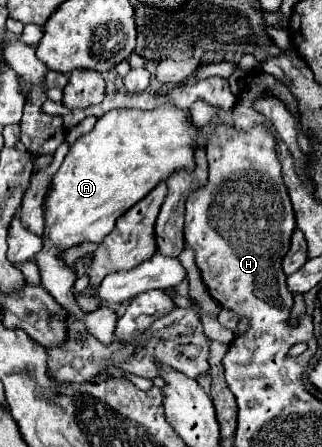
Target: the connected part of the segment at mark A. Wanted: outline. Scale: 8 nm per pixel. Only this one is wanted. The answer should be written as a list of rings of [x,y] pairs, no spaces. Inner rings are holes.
[[[125,108],[111,110],[97,120],[89,134],[81,136],[69,148],[61,168],[53,176],[51,190],[43,202],[43,248],[35,254],[41,286],[71,315],[85,320],[89,332],[103,344],[111,342],[119,316],[108,307],[101,307],[91,314],[83,313],[73,296],[77,276],[61,256],[71,246],[103,242],[113,230],[115,220],[145,198],[161,180],[167,180],[167,176],[179,168],[193,168],[195,142],[197,130],[177,108],[159,108],[155,112]]]

